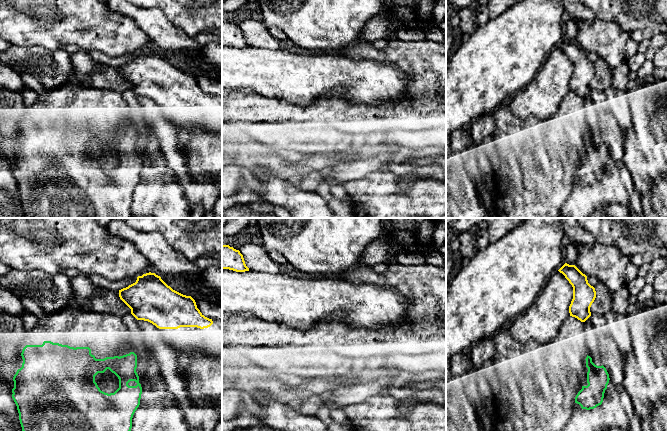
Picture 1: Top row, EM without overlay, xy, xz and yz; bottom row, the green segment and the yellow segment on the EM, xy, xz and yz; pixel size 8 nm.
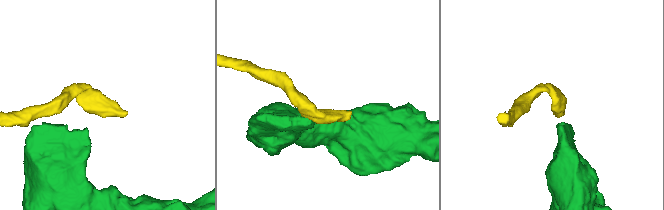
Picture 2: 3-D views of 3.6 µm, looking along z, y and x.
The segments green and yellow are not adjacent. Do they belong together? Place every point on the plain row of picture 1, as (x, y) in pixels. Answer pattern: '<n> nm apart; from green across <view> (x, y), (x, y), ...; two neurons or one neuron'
260 nm apart; from green across xy (133, 128), (137, 95); two neurons

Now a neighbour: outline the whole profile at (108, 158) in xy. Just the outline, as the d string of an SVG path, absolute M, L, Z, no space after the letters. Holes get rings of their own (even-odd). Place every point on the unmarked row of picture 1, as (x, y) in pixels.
M107 145L104 149L98 149L95 152L95 158L101 167L105 169L114 169L119 164L119 155Z

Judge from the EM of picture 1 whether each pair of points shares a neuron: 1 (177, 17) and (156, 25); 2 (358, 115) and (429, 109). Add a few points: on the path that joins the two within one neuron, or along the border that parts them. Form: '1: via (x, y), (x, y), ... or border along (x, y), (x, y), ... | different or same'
1: border along (160, 10), (171, 22), (187, 34) | different
2: via (376, 118), (411, 116) | same

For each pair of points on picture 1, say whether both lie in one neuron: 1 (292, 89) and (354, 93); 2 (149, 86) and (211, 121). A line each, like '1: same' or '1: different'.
1: same
2: same

